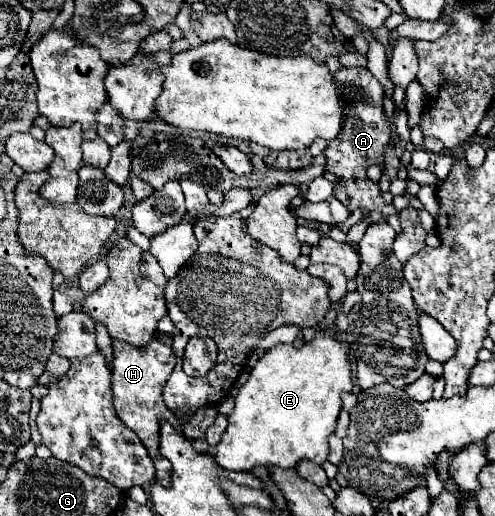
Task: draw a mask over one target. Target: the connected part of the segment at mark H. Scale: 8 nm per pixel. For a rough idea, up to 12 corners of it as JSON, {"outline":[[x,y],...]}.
{"outline":[[154,335],[140,347],[114,339],[114,409],[156,467],[160,419],[182,431],[162,401],[176,357]]}

